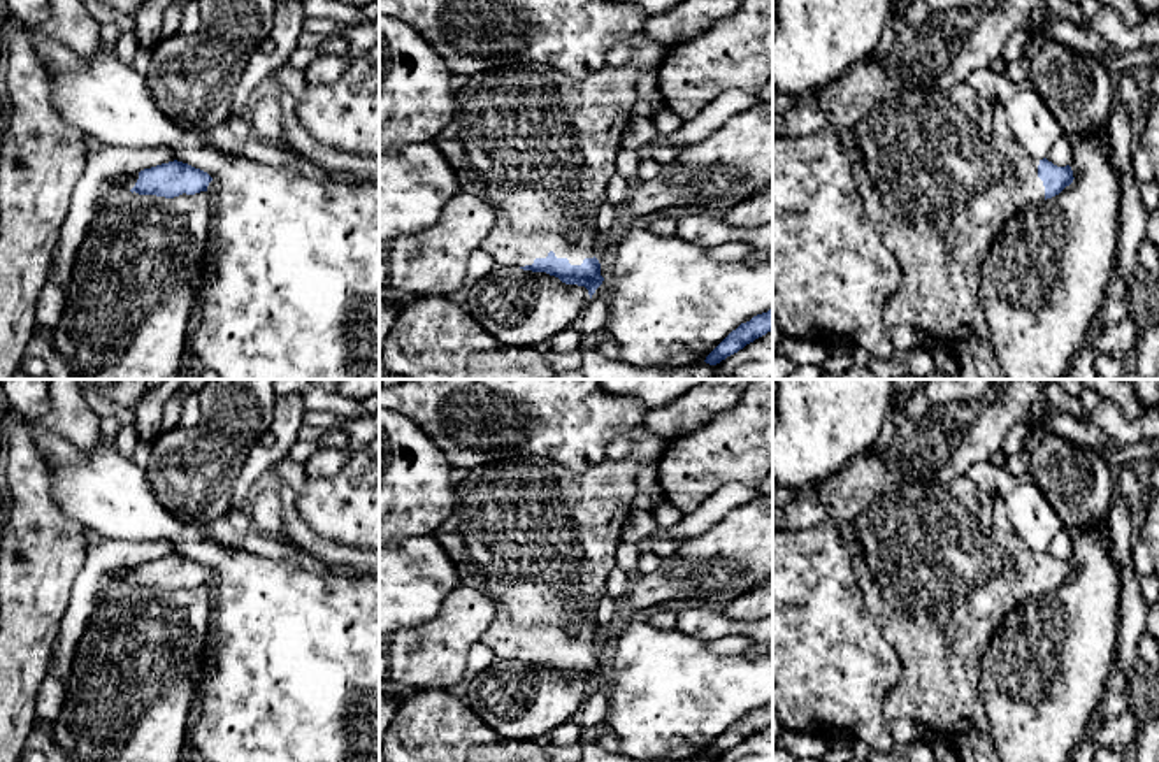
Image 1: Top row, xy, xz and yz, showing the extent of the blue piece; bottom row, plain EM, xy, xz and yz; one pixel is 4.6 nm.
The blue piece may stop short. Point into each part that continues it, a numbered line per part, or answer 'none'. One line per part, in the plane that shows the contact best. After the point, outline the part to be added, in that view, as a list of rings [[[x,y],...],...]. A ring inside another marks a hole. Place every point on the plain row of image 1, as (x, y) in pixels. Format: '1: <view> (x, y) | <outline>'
1: xz (539, 541) | [[[644,425],[630,435],[632,446],[625,456],[606,458],[585,472],[564,469],[546,456],[527,455],[471,469],[457,485],[453,509],[436,528],[434,537],[451,558],[460,583],[476,588],[495,604],[497,620],[486,629],[481,643],[497,658],[532,658],[536,651],[546,651],[550,644],[557,651],[567,651],[571,658],[594,651],[599,597],[616,565],[622,528],[639,493],[636,474],[641,465],[659,462],[669,446],[667,439],[651,434]]]

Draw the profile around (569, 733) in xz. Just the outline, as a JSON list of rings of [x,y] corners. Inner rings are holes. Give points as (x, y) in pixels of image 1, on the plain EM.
[[[569,720],[558,725],[546,736],[546,741],[557,748],[567,748],[578,744],[585,739],[585,732],[581,730],[578,720]]]

